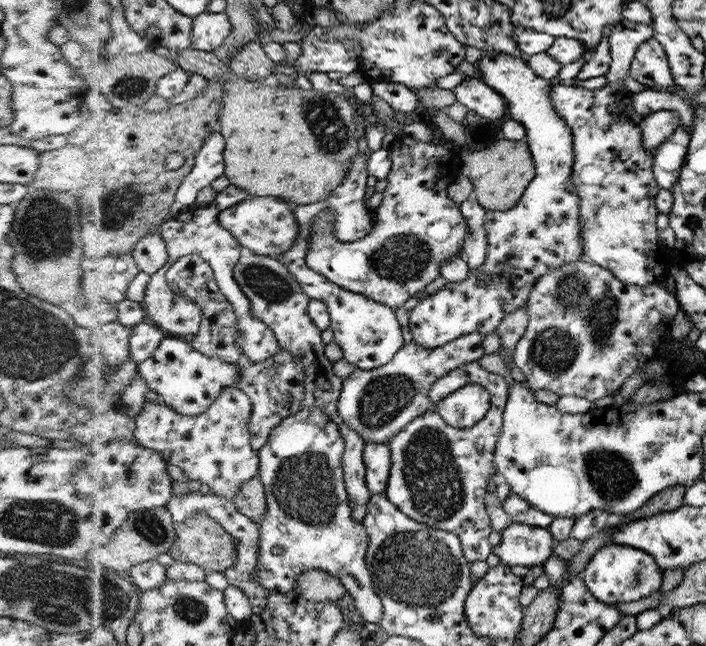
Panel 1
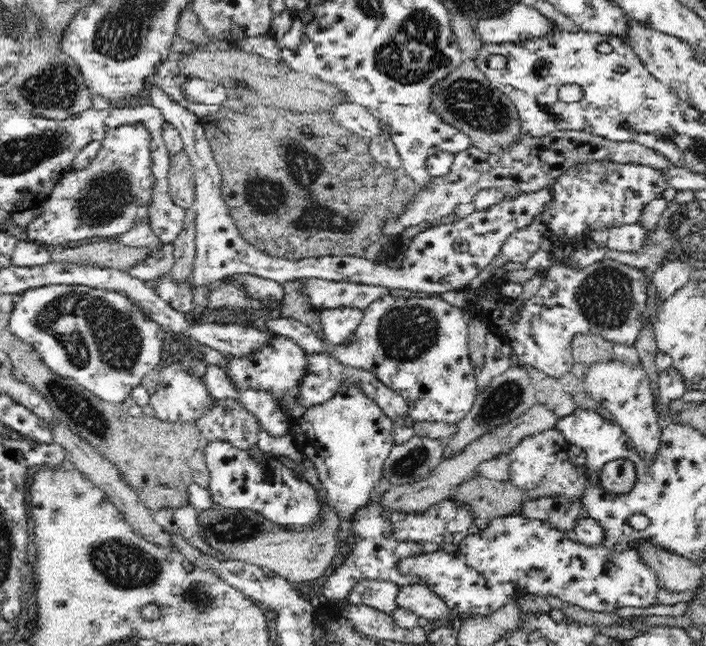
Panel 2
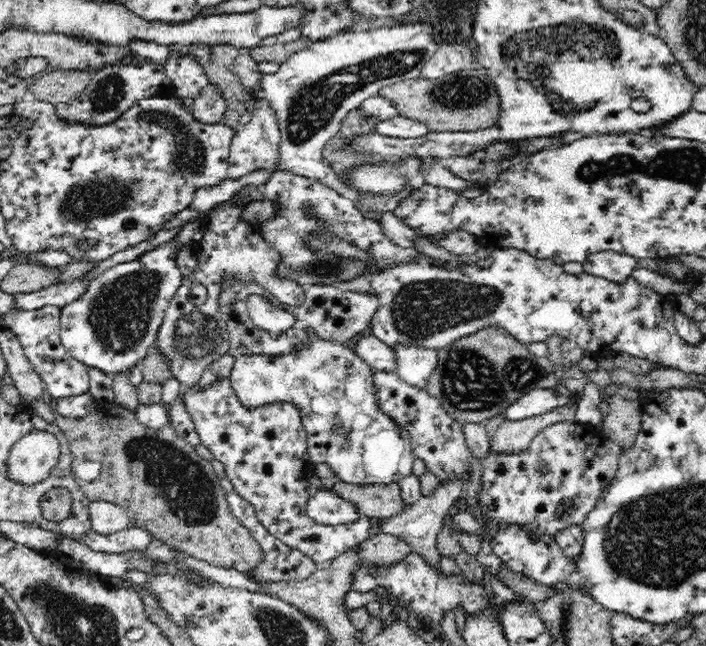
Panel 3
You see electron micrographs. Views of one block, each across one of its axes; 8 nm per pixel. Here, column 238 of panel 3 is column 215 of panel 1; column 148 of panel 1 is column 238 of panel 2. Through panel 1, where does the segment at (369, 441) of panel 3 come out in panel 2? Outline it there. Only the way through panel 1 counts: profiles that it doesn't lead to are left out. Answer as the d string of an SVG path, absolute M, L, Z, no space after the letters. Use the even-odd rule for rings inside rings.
M274 337L274 346L268 350L262 350L254 354L252 358L242 360L231 360L229 362L229 376L242 390L263 388L271 390L276 397L280 397L286 390L292 390L297 386L299 379L303 376L305 366L305 354L292 340L284 337Z

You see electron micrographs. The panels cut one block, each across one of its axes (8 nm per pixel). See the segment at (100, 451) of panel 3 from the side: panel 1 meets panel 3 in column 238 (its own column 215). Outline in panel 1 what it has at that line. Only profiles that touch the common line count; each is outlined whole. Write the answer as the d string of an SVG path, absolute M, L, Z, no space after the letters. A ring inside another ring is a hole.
M207 512L192 515L184 522L177 521L177 527L179 537L175 546L171 548L171 553L178 561L198 564L207 571L219 570L220 572L226 572L239 562L239 544L236 544L235 536L232 536L219 520Z

